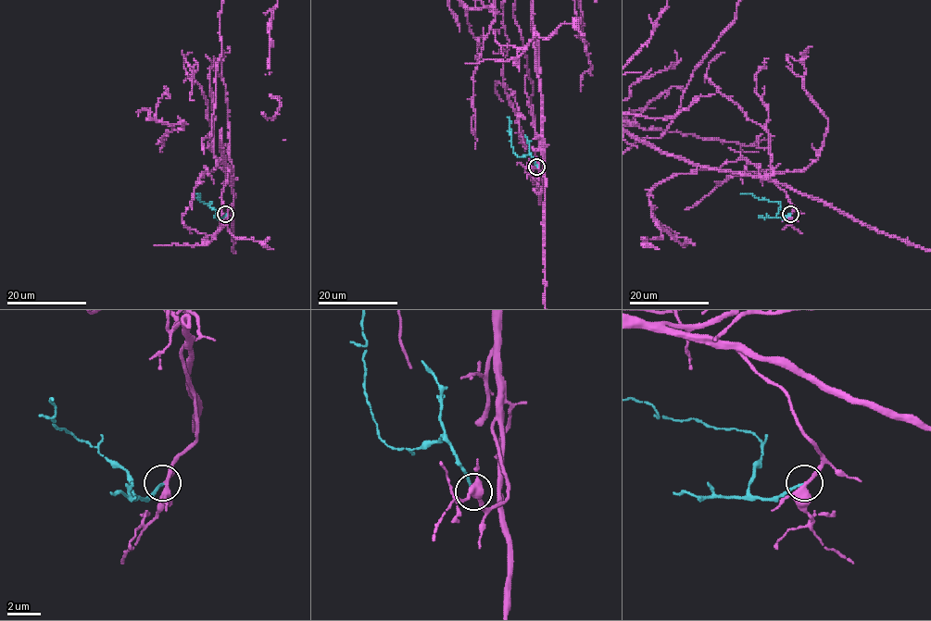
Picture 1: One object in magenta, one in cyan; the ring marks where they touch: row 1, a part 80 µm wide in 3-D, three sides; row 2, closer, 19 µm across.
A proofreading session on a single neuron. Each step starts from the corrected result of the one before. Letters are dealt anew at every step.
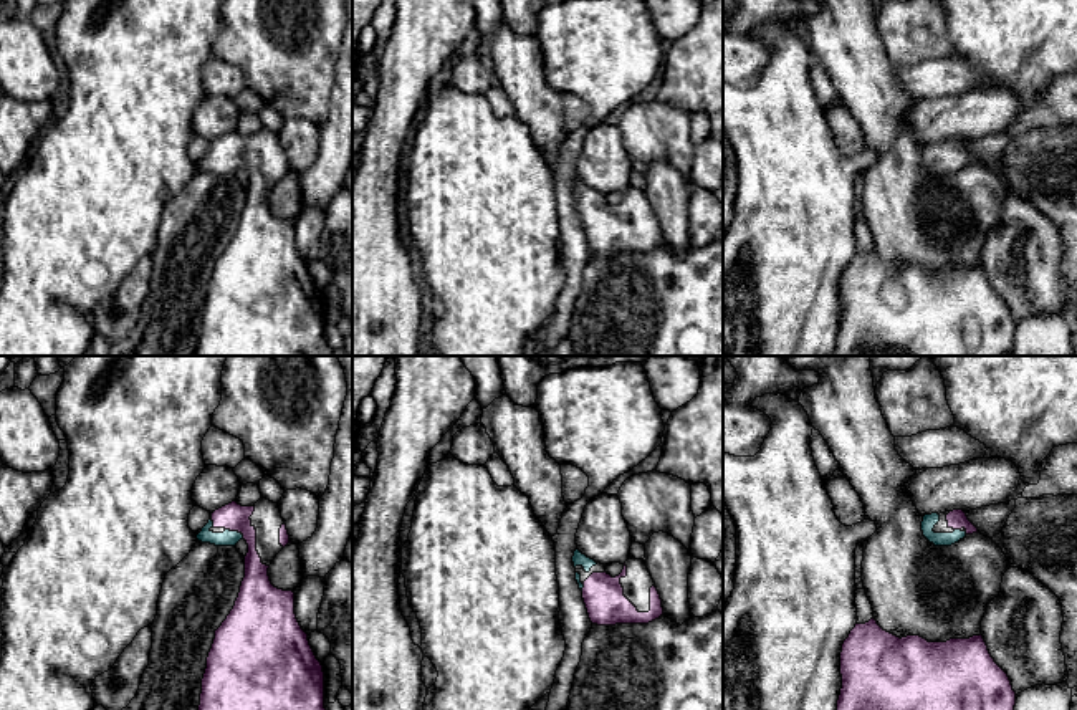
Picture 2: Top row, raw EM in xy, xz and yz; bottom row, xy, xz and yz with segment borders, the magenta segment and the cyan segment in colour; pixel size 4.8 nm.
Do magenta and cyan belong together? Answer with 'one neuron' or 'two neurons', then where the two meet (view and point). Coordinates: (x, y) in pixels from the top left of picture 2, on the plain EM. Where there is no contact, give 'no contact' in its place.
one neuron; contact xy (235, 159)

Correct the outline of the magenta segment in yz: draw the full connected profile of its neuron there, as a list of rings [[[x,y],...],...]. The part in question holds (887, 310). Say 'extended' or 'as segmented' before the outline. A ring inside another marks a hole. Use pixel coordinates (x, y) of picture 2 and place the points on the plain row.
as segmented; [[[872,247],[855,253],[842,273],[842,318],[830,356],[1004,356],[1012,351],[1016,321],[983,265],[928,271],[897,266]]]

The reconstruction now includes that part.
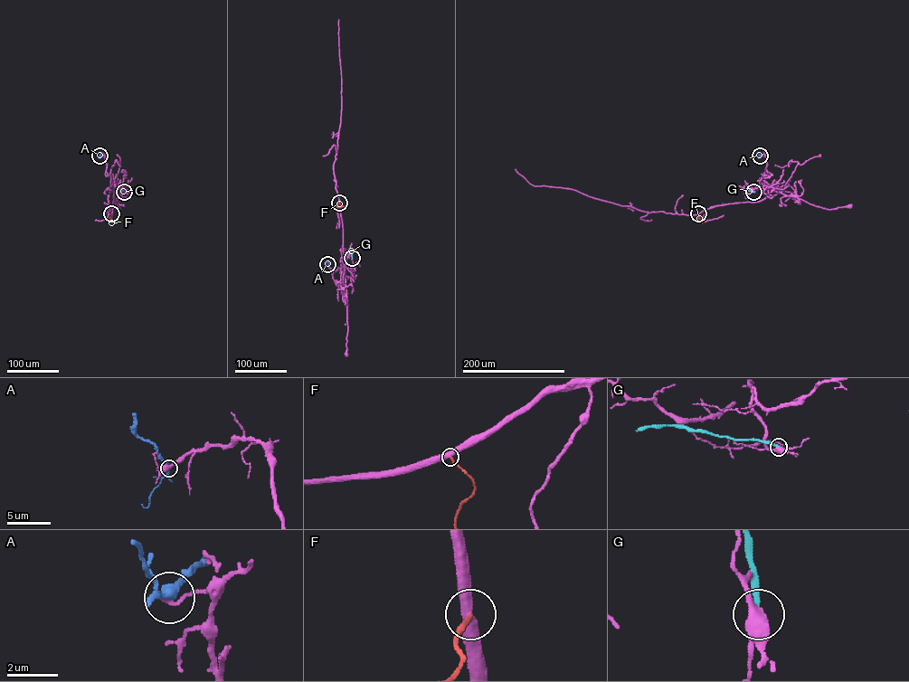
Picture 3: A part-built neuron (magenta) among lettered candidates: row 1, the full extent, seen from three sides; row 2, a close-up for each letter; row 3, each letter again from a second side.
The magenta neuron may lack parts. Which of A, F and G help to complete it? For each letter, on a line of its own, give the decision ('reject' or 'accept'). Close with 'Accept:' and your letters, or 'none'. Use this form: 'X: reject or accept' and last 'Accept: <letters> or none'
A: reject
F: reject
G: reject
Accept: none

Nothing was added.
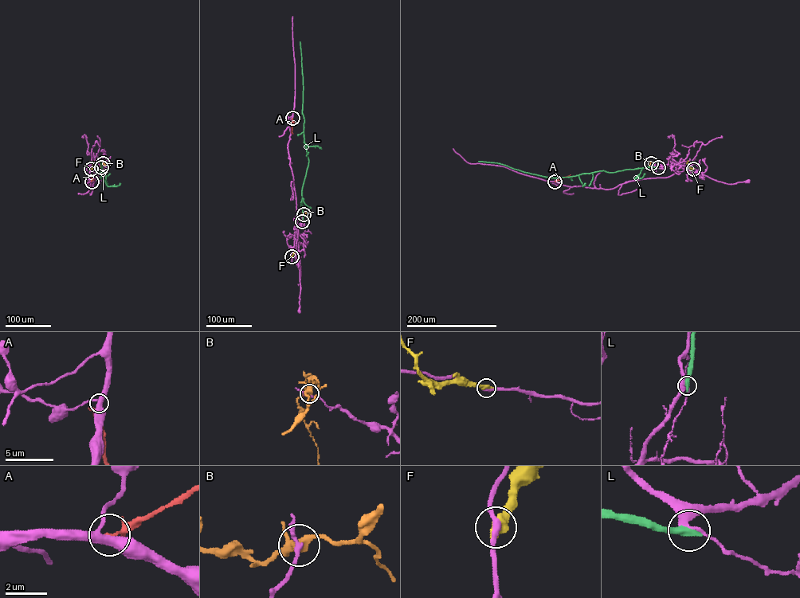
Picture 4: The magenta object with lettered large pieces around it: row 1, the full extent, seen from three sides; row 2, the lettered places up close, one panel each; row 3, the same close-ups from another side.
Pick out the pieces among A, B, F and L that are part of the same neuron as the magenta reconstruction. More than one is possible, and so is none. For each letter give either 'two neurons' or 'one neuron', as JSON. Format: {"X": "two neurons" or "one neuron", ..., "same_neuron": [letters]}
{"A": "two neurons", "B": "two neurons", "F": "two neurons", "L": "two neurons", "same_neuron": []}

